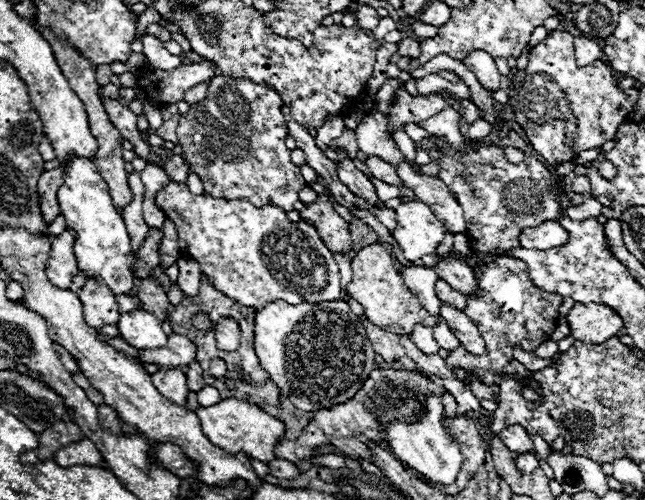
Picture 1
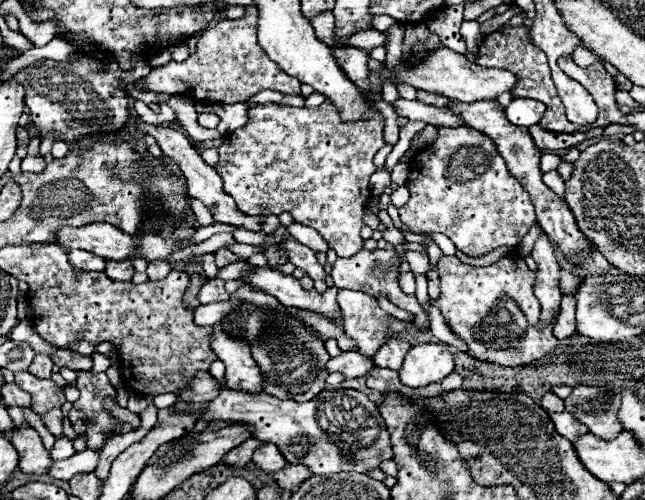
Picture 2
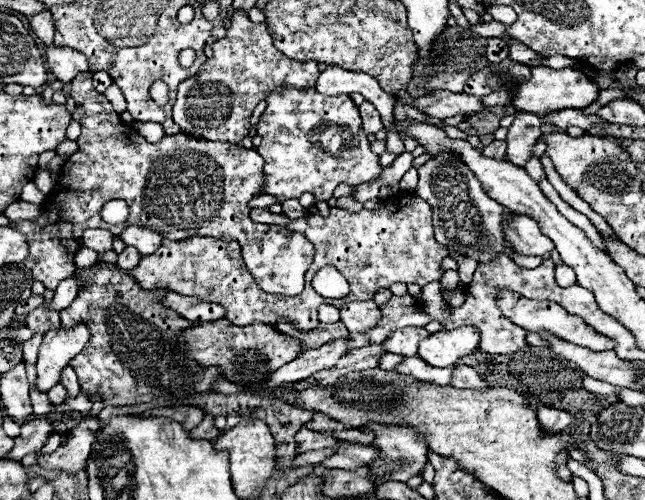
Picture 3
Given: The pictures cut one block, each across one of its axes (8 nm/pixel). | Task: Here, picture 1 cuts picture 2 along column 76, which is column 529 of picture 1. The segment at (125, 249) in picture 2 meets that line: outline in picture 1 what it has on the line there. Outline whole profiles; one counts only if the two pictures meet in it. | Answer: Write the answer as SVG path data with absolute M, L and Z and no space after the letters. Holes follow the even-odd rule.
M548 220L534 228L524 228L520 232L520 246L522 248L536 248L536 250L548 250L556 248L568 242L568 232L556 222Z

